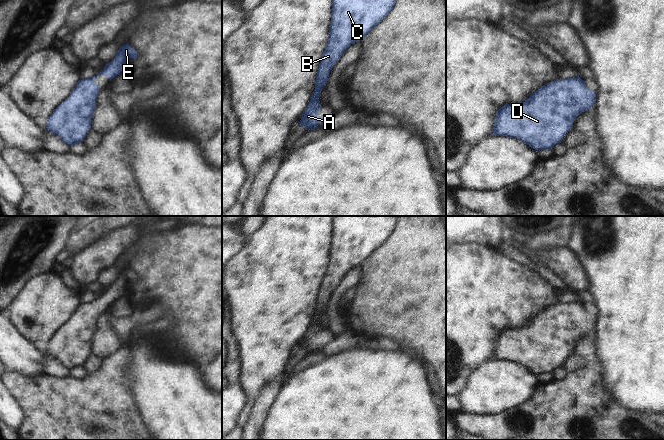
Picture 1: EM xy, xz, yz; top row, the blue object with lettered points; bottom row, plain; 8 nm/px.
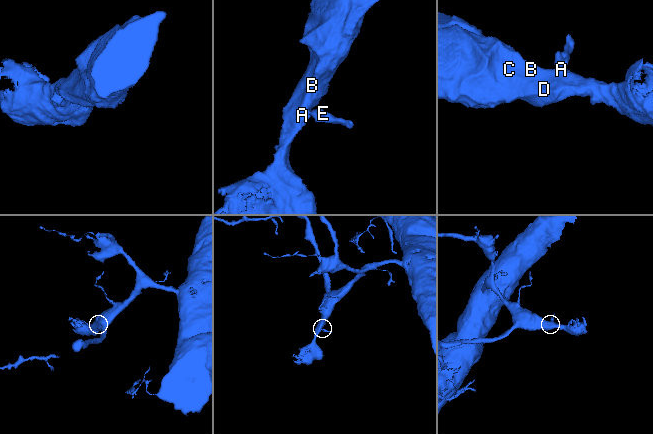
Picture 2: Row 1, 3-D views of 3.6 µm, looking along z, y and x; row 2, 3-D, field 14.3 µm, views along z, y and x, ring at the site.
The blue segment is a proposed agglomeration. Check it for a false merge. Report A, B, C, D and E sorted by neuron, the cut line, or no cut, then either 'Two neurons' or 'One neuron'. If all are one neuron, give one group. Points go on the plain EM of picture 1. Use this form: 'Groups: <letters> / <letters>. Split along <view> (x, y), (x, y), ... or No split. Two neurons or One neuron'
Groups: A B C D E. No split. One neuron.

